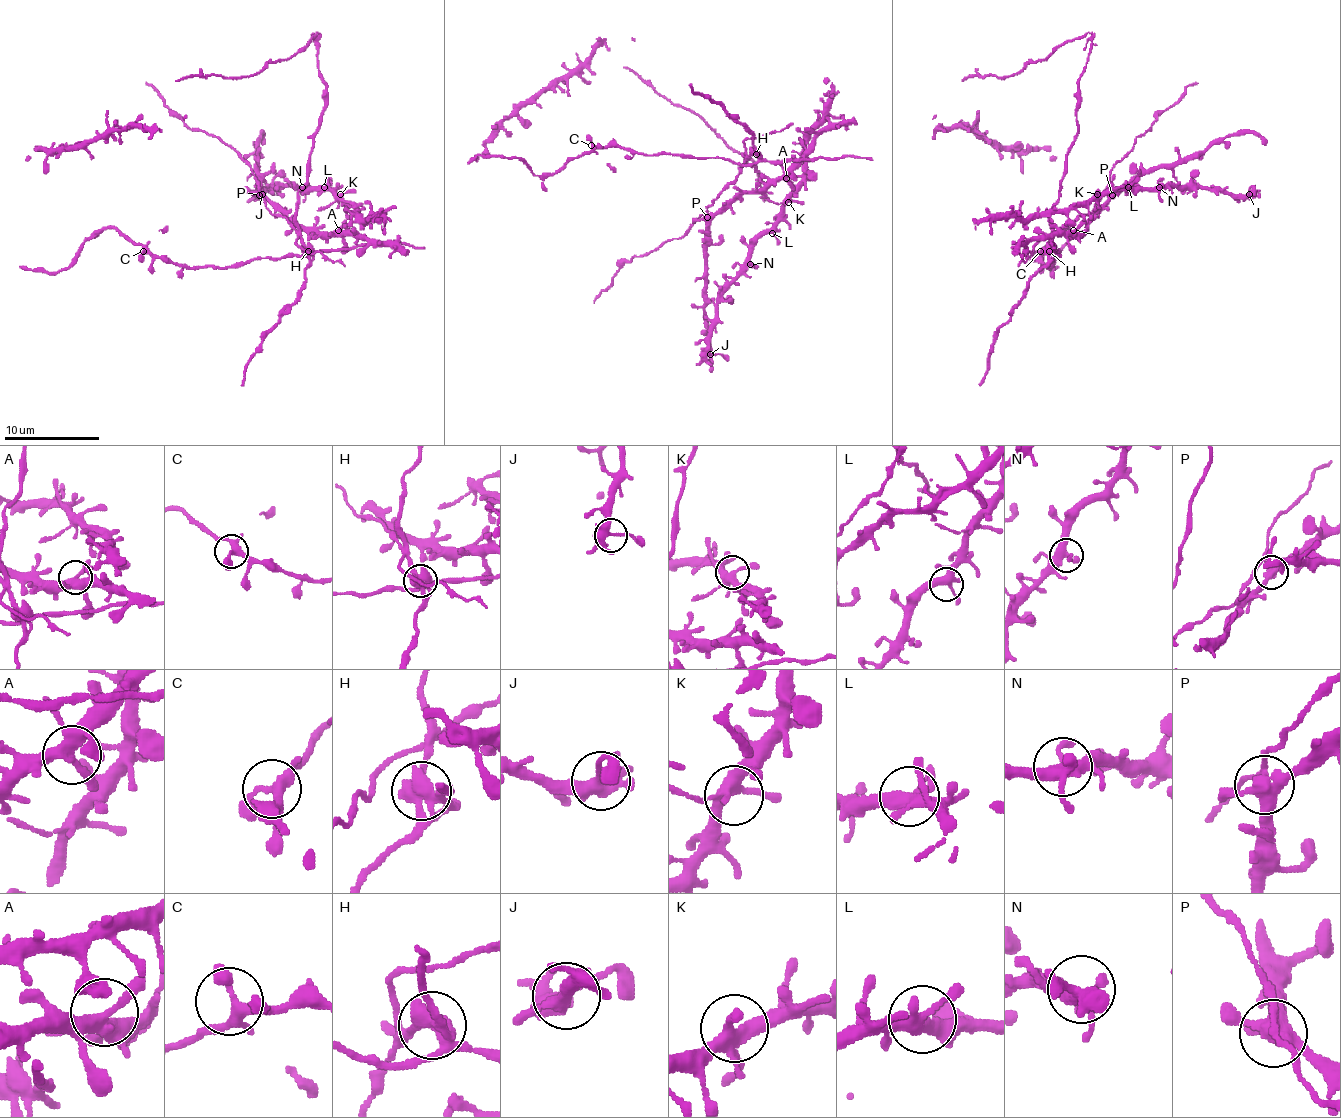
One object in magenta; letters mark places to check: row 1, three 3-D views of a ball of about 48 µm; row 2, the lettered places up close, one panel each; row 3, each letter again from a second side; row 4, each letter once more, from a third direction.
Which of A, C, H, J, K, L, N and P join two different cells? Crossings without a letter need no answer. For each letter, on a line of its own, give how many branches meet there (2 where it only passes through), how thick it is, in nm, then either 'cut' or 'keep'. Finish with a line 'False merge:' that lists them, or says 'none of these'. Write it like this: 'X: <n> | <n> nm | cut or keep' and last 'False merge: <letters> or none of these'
A: 4 | 340 nm | keep
C: 4 | 280 nm | keep
H: 4 | 480 nm | cut
J: 4 | 400 nm | keep
K: 5 | 360 nm | keep
L: 4 | 360 nm | keep
N: 4 | 400 nm | keep
P: 5 | 400 nm | cut
False merge: H, P

